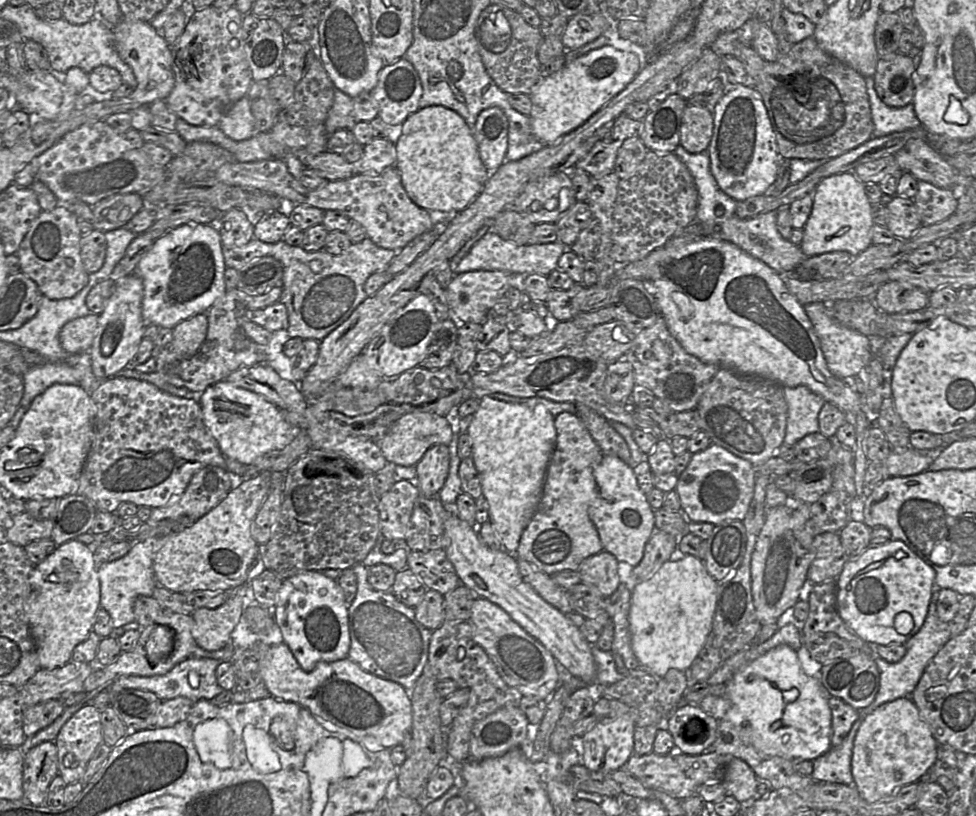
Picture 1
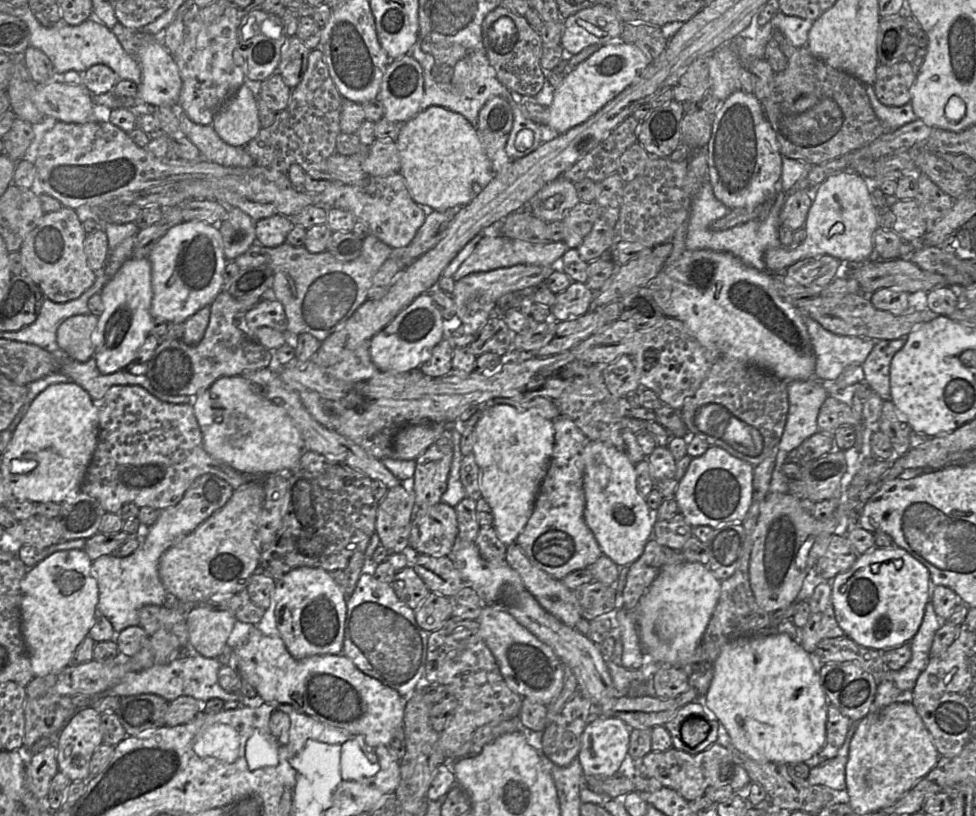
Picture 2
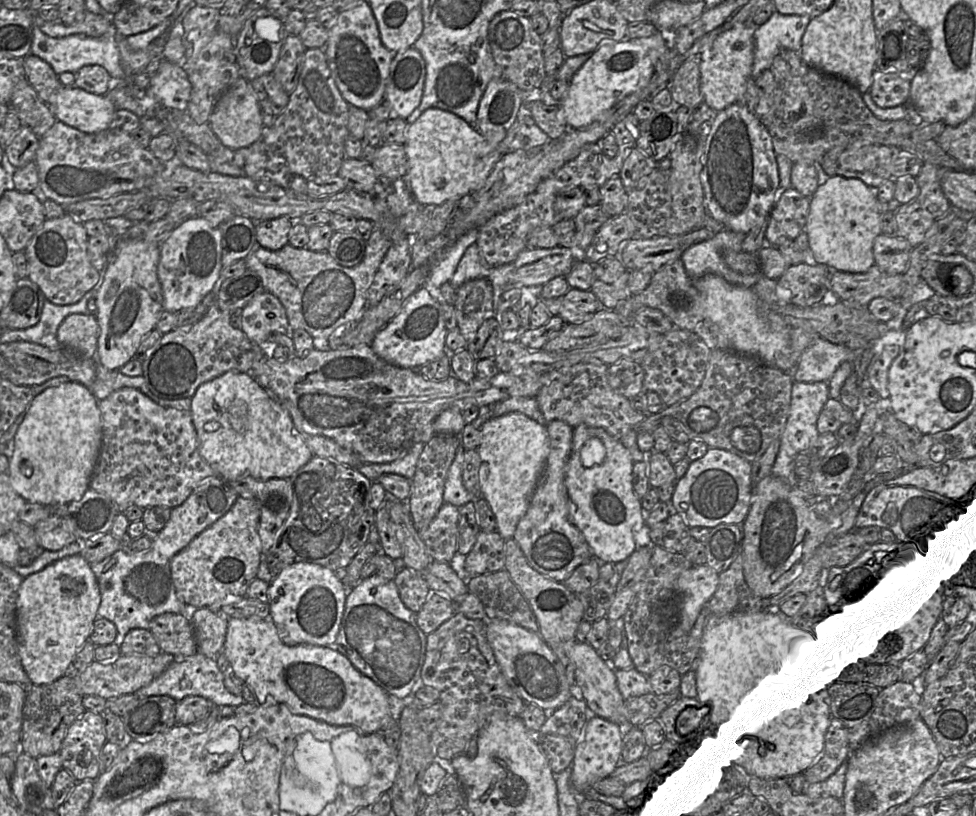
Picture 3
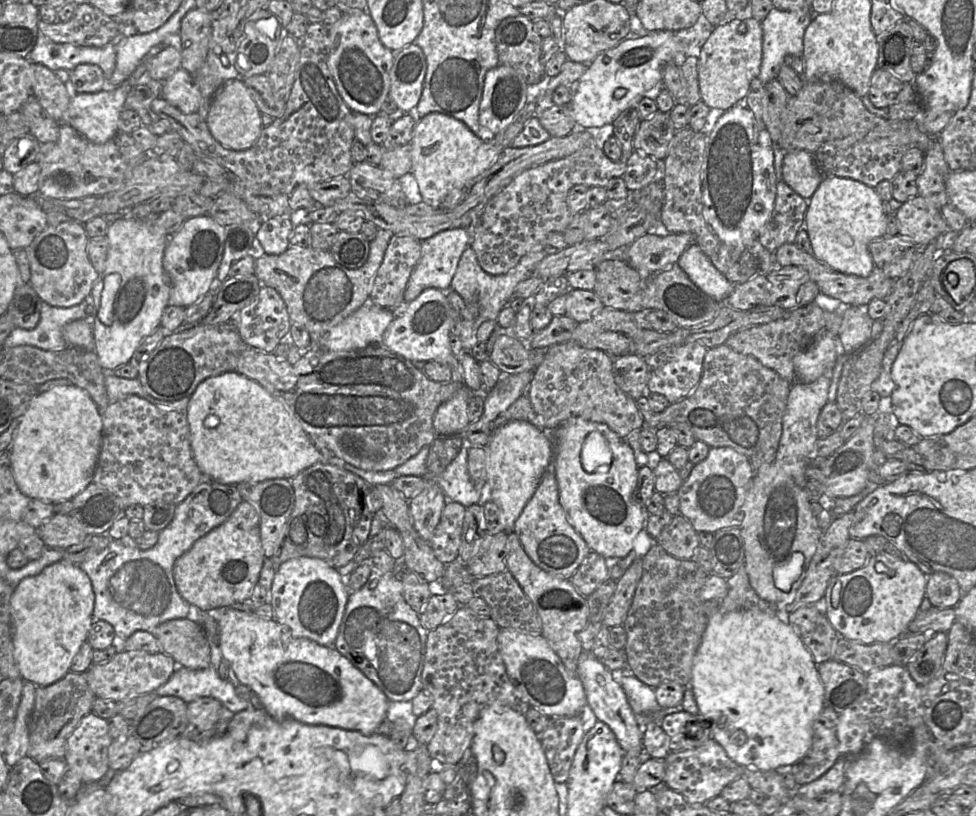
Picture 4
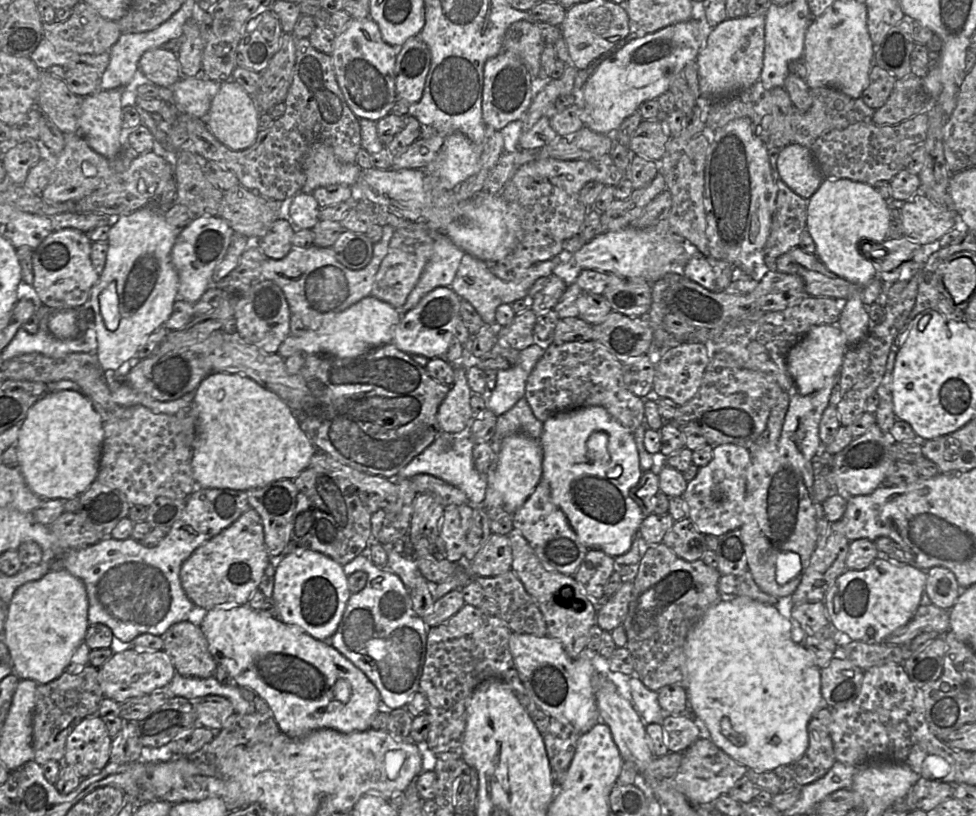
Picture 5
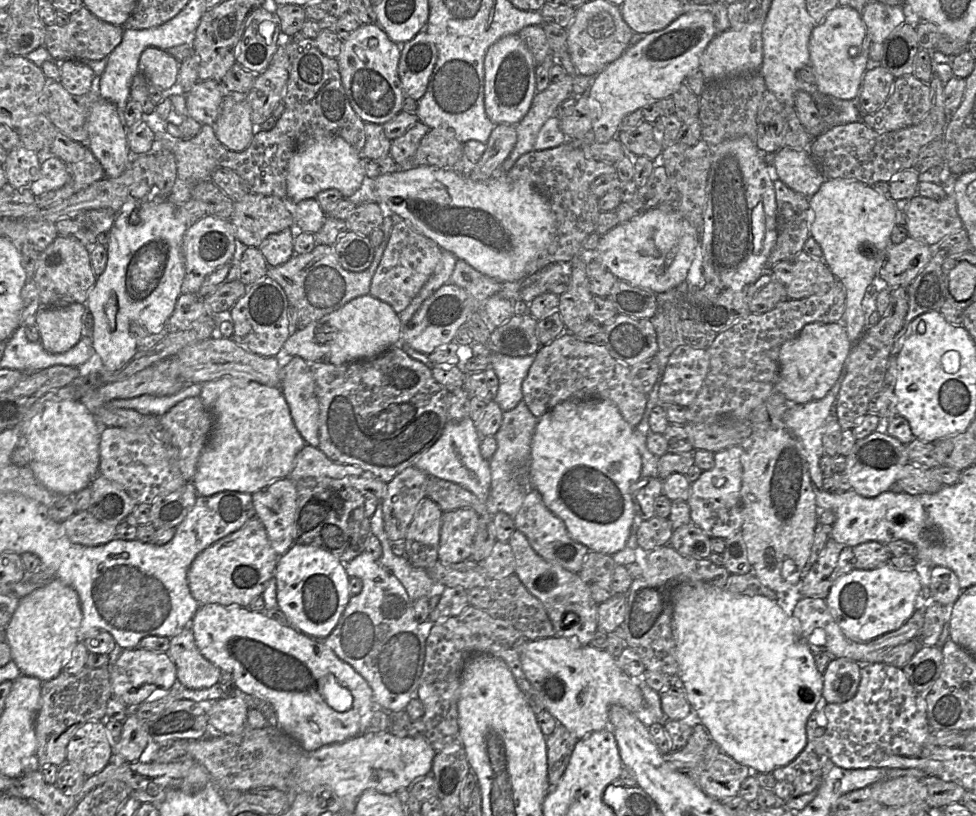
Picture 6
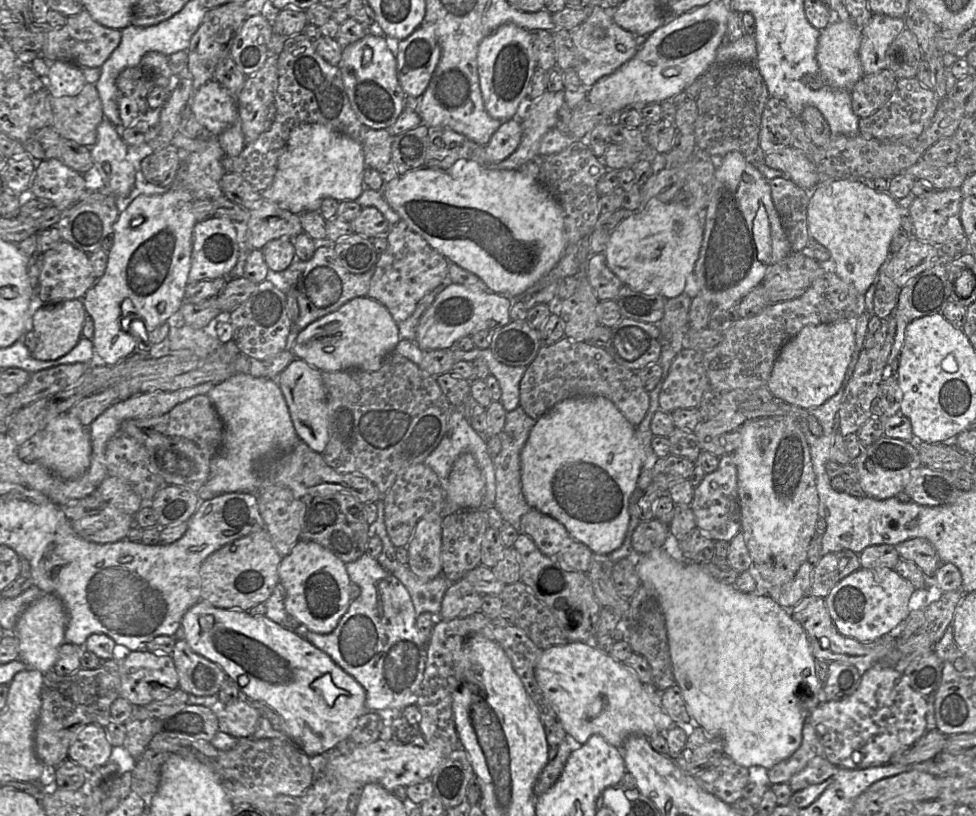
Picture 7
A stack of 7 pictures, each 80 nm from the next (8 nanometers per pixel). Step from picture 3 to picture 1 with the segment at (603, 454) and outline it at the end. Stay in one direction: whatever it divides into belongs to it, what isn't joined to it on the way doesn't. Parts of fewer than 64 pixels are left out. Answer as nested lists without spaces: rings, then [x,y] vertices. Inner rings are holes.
[[[604,455],[593,474],[597,485],[597,495],[588,508],[588,516],[596,527],[603,550],[611,553],[618,562],[625,562],[635,567],[642,560],[645,545],[656,530],[654,510],[639,488],[633,468],[618,457]]]

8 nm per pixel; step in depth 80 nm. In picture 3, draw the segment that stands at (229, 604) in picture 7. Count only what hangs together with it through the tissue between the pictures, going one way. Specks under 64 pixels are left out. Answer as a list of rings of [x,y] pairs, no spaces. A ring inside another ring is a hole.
[[[238,496],[224,516],[175,554],[170,560],[170,571],[179,600],[213,612],[219,612],[223,605],[241,601],[257,577],[262,558],[259,520],[259,504],[254,499]]]

